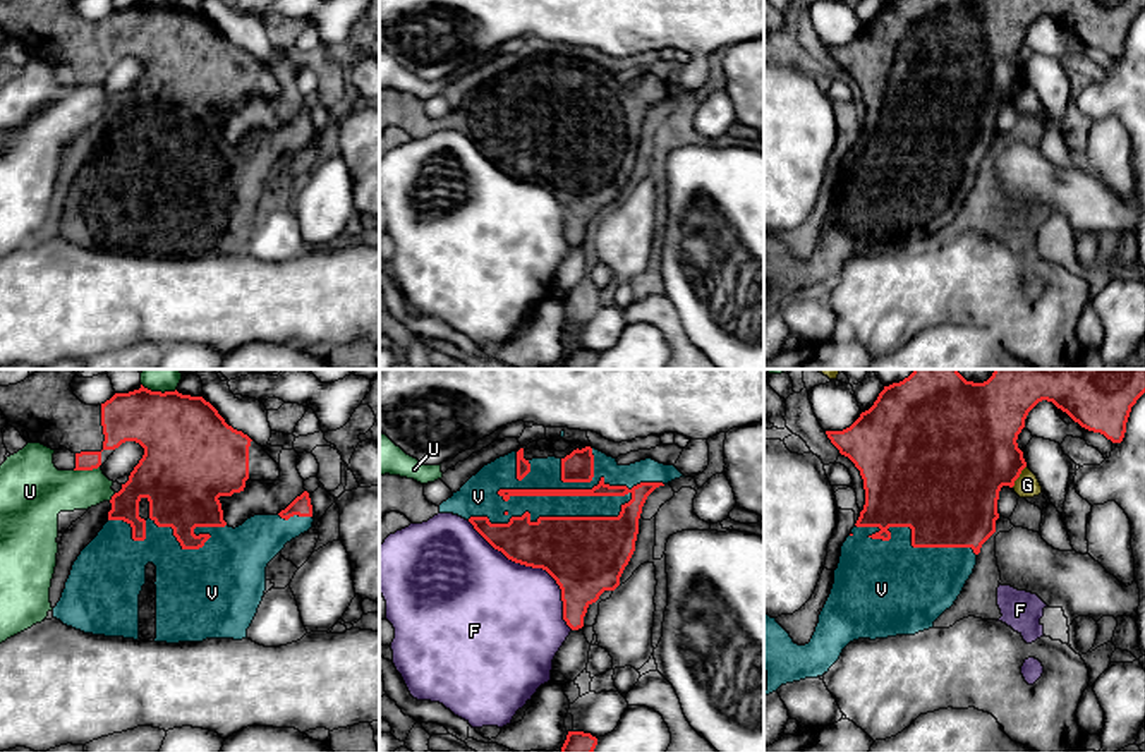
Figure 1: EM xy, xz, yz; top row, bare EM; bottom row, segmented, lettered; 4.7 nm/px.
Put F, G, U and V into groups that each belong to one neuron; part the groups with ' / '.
F / G / U / V

